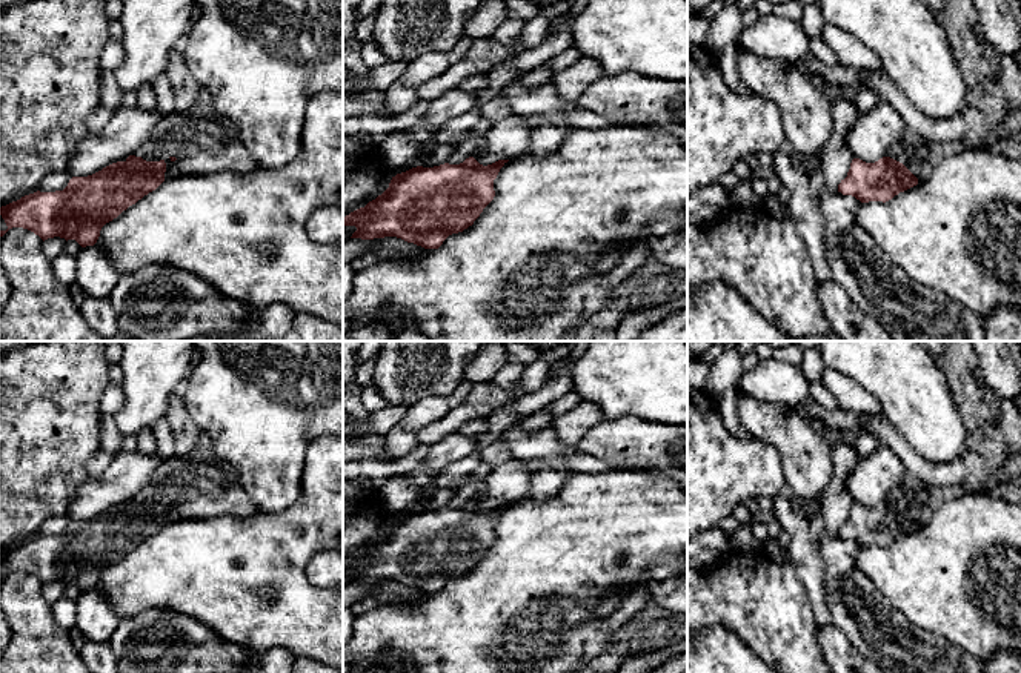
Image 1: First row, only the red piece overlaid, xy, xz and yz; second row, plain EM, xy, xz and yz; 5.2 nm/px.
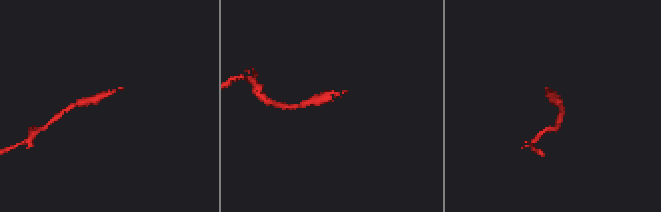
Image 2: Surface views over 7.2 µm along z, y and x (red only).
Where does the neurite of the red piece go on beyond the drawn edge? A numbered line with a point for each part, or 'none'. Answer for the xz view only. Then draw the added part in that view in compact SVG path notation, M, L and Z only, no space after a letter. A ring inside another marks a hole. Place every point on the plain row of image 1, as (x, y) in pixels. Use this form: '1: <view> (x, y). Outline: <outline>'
none

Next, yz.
1: yz (920, 500). Outline: M906 472L903 484L890 490L884 501L890 501L903 507L916 522L918 529L929 524L933 512L950 496L959 496L963 490L959 487L929 486L913 473Z

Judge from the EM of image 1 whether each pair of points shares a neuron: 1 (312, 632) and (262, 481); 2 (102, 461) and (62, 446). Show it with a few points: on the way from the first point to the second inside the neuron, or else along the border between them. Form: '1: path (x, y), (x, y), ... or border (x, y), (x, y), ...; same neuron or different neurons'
1: border (302, 490), (286, 507), (276, 512), (260, 512); different neurons
2: border (100, 446), (86, 464), (88, 477); different neurons

